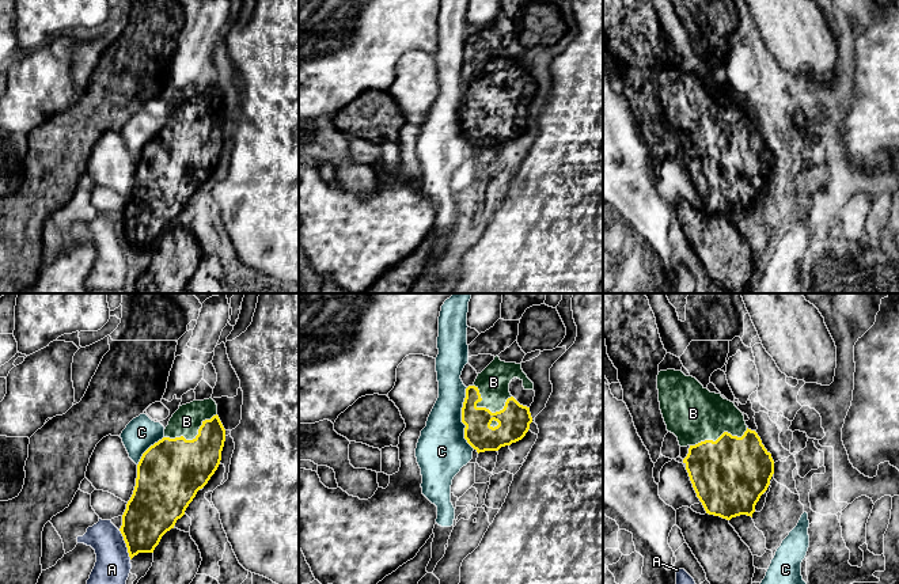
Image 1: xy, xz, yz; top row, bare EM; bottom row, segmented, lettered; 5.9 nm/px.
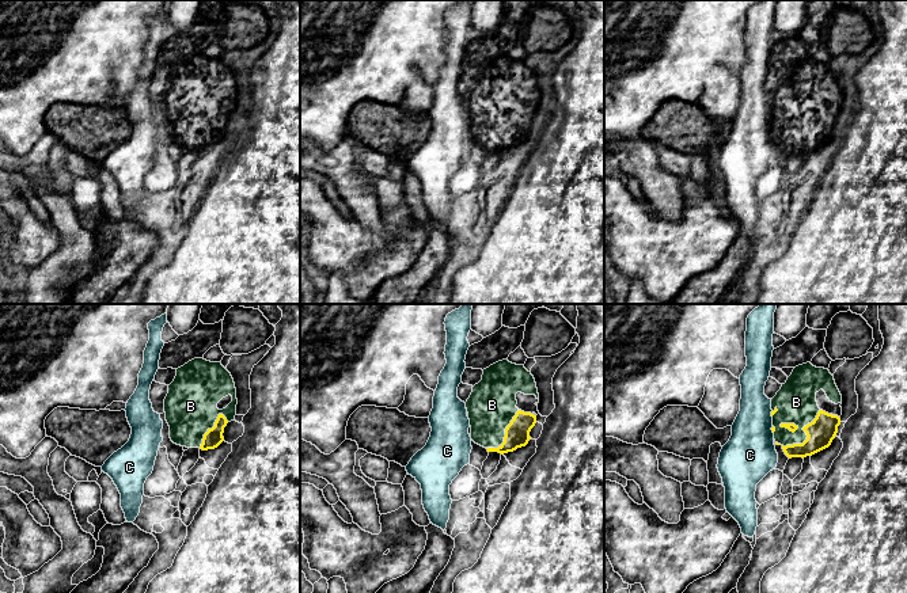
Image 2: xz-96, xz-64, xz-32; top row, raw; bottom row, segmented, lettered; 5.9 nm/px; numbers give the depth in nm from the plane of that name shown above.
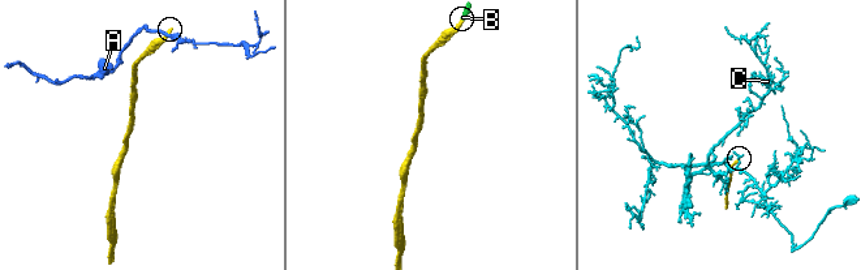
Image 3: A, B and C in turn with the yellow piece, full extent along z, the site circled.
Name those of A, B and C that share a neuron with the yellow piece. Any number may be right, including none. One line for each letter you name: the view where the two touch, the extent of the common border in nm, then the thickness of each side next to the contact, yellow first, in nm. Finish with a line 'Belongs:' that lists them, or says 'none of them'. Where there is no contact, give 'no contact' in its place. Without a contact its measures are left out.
B: xz | 240 nm | 190/190 nm
Belongs: B

